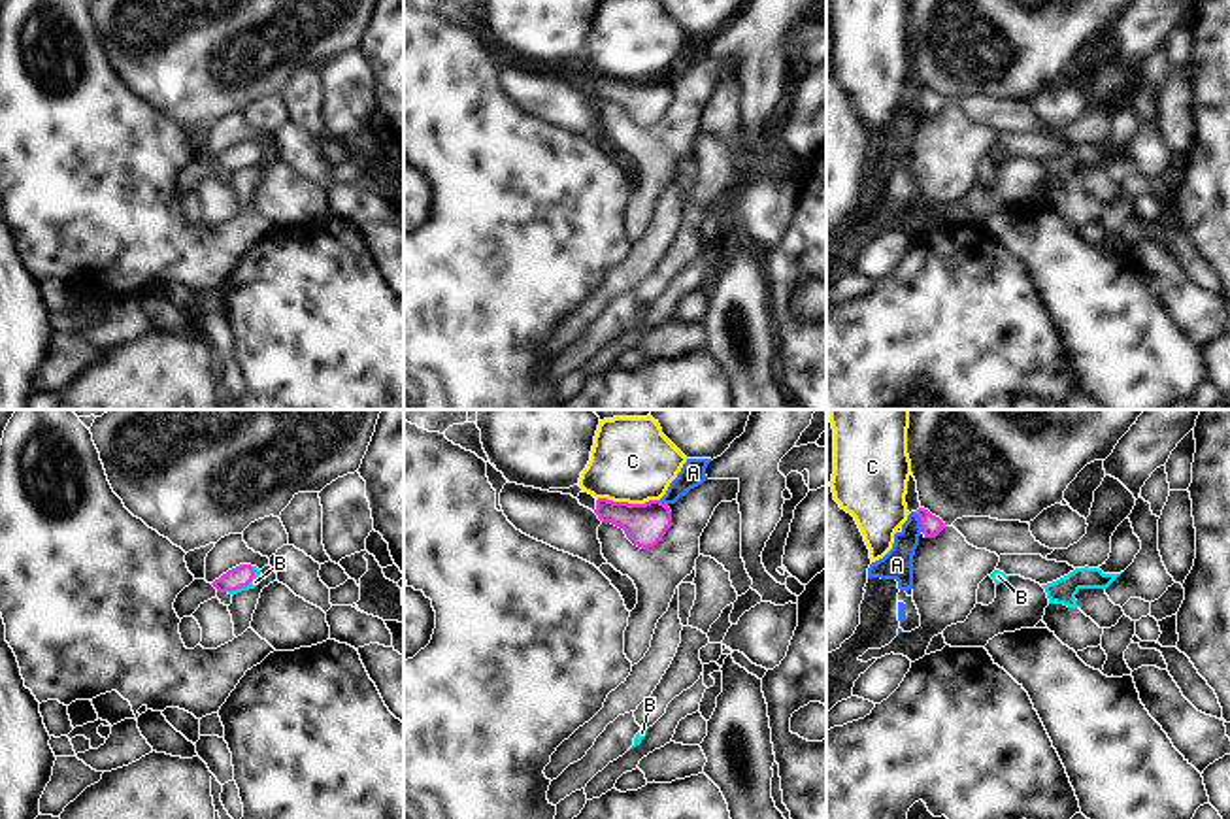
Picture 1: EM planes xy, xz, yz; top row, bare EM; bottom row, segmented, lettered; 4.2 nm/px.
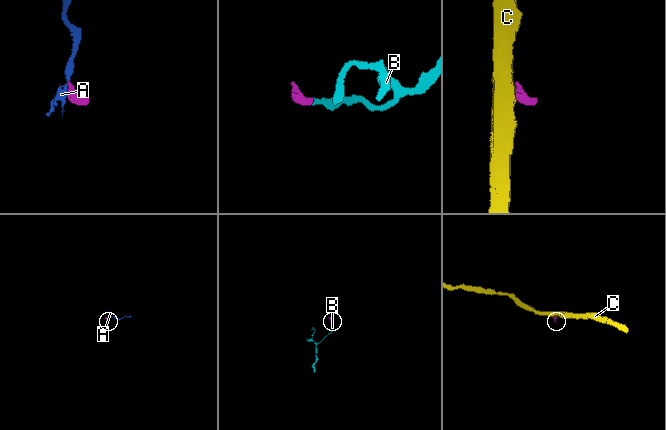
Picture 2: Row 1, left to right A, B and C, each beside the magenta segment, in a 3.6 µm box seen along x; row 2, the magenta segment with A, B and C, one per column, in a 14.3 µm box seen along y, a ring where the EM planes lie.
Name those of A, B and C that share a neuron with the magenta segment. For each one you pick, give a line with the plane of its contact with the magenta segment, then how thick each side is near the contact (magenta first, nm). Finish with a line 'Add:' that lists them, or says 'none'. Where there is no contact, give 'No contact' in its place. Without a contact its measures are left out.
A: Touches magenta in yz. Thickness 90 nm (magenta) against 130 nm
B: Touches magenta in xy. Thickness 90 nm (magenta) against 40 nm
Add: A, B.

